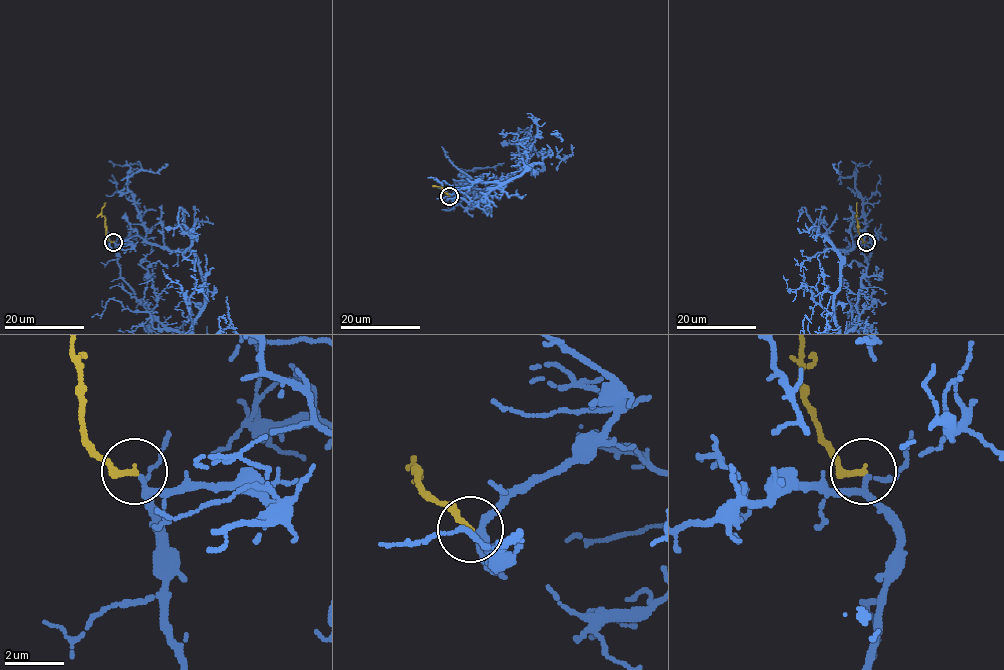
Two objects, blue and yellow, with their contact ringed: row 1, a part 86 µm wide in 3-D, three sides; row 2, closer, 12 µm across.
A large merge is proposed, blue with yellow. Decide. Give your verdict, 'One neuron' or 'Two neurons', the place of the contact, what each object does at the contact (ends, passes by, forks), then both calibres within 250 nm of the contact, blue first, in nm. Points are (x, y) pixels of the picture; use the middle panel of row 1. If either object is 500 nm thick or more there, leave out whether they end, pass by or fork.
One neuron. Place: (449, 196). At the ring blue forks. At the ring yellow ends. Thickness 150 nm (blue) against 200 nm

